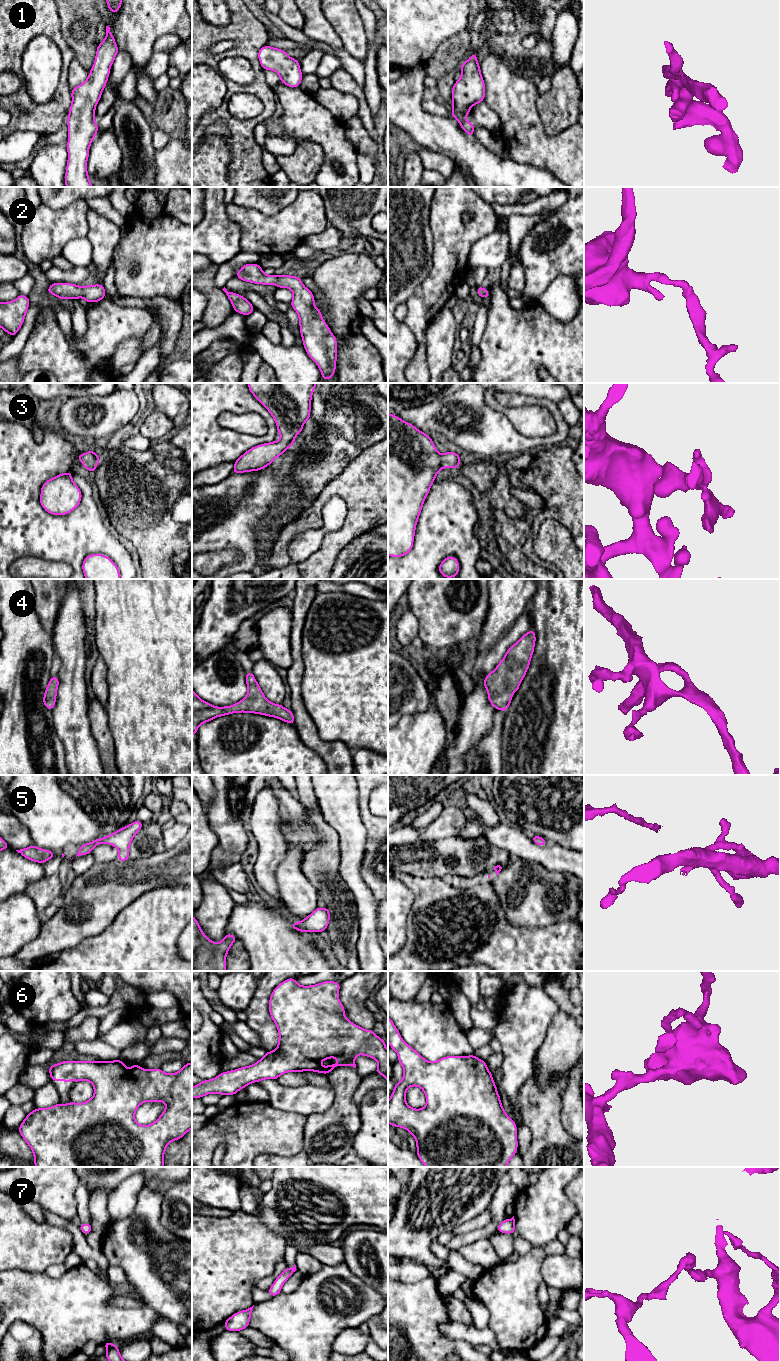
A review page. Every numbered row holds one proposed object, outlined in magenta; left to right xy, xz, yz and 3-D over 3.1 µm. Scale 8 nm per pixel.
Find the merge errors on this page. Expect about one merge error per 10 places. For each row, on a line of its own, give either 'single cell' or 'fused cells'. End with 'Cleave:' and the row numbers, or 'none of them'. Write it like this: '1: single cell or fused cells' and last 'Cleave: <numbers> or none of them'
1: single cell
2: single cell
3: single cell
4: single cell
5: single cell
6: single cell
7: single cell
Cleave: none of them

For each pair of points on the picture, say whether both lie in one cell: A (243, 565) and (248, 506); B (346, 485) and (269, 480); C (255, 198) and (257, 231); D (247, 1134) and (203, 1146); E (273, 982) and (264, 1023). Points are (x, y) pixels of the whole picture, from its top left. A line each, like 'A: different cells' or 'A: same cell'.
A: same cell
B: different cells
C: different cells
D: same cell
E: same cell

